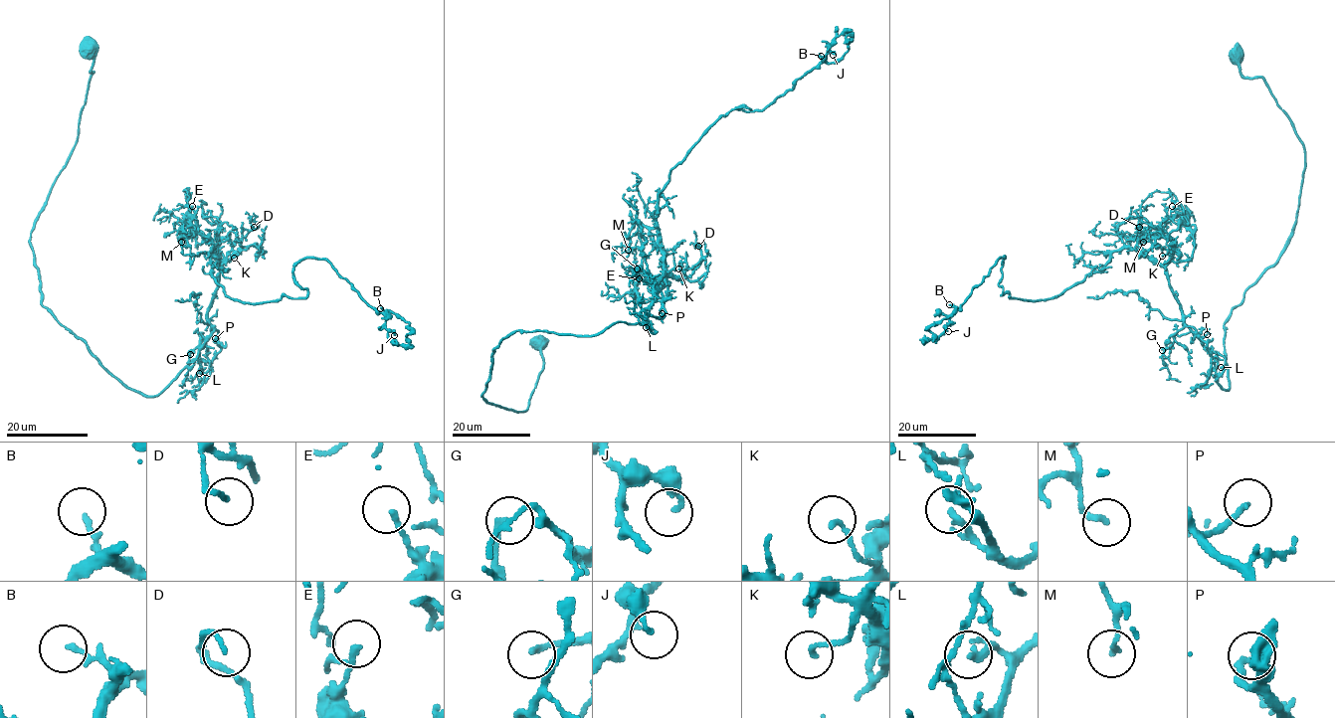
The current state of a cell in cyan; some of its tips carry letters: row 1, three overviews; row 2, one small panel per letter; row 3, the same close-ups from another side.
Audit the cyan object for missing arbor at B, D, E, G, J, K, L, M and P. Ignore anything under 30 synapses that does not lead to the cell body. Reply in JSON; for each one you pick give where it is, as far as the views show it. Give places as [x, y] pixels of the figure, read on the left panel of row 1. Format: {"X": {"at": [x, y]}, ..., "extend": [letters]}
{"P": {"at": [215, 338]}, "extend": ["P"]}

